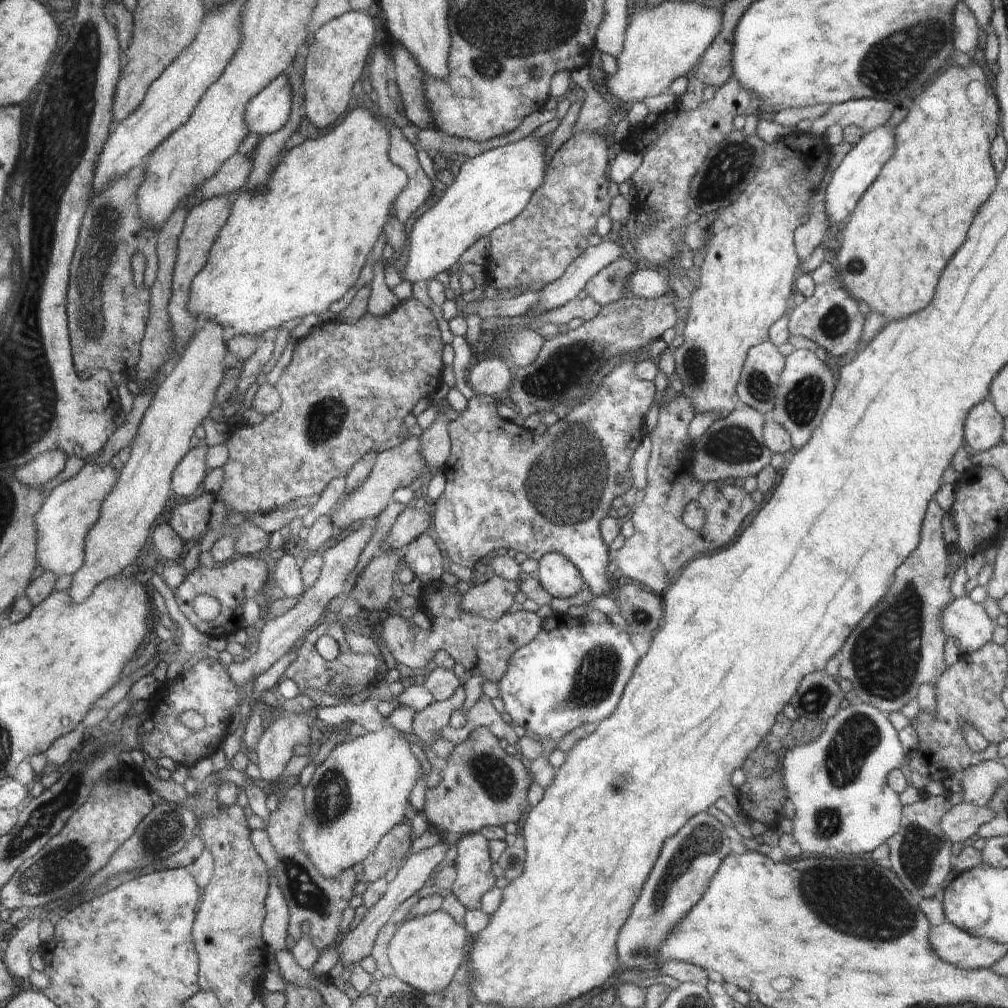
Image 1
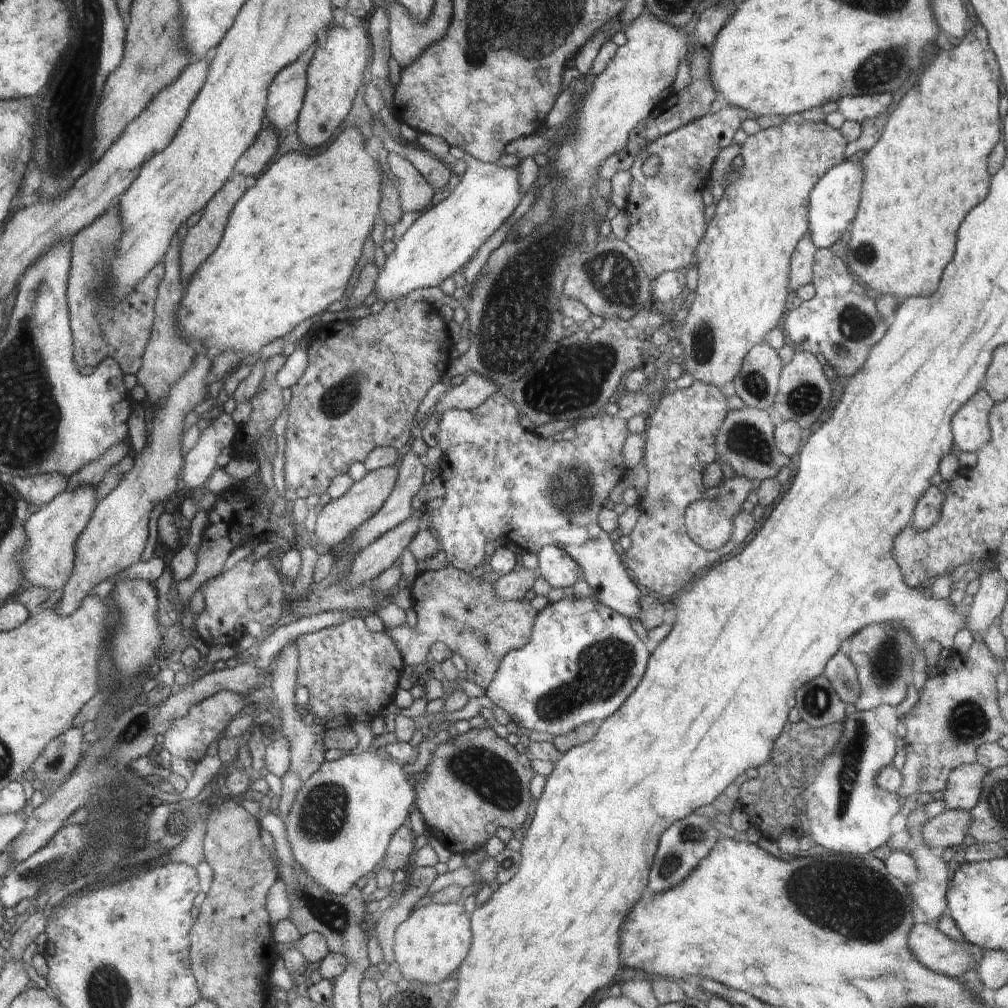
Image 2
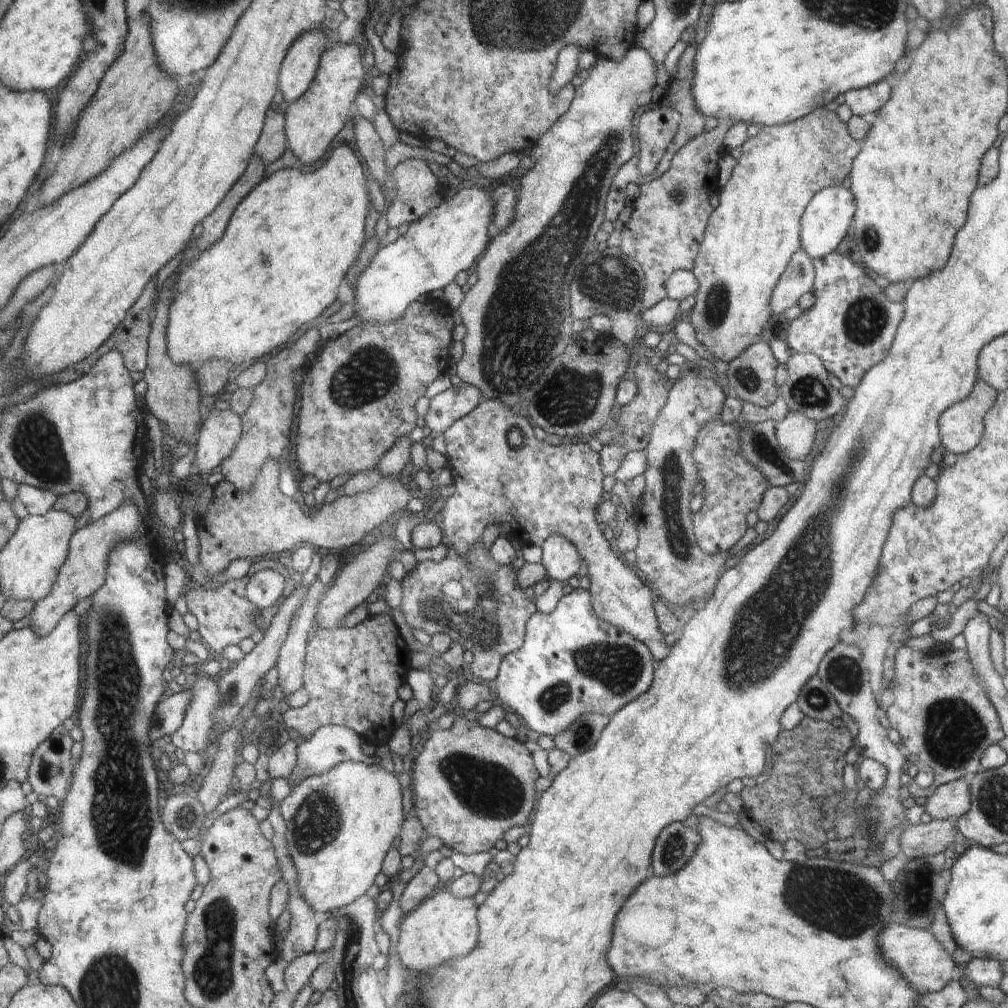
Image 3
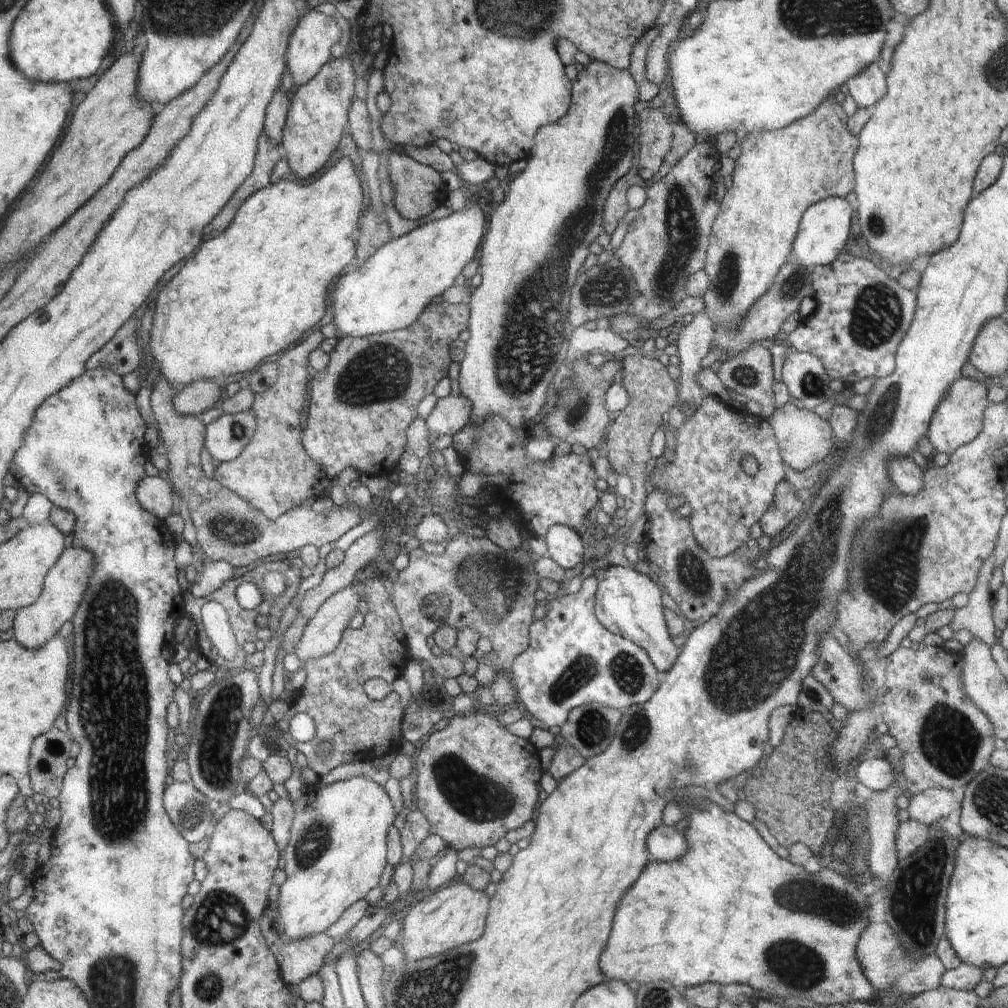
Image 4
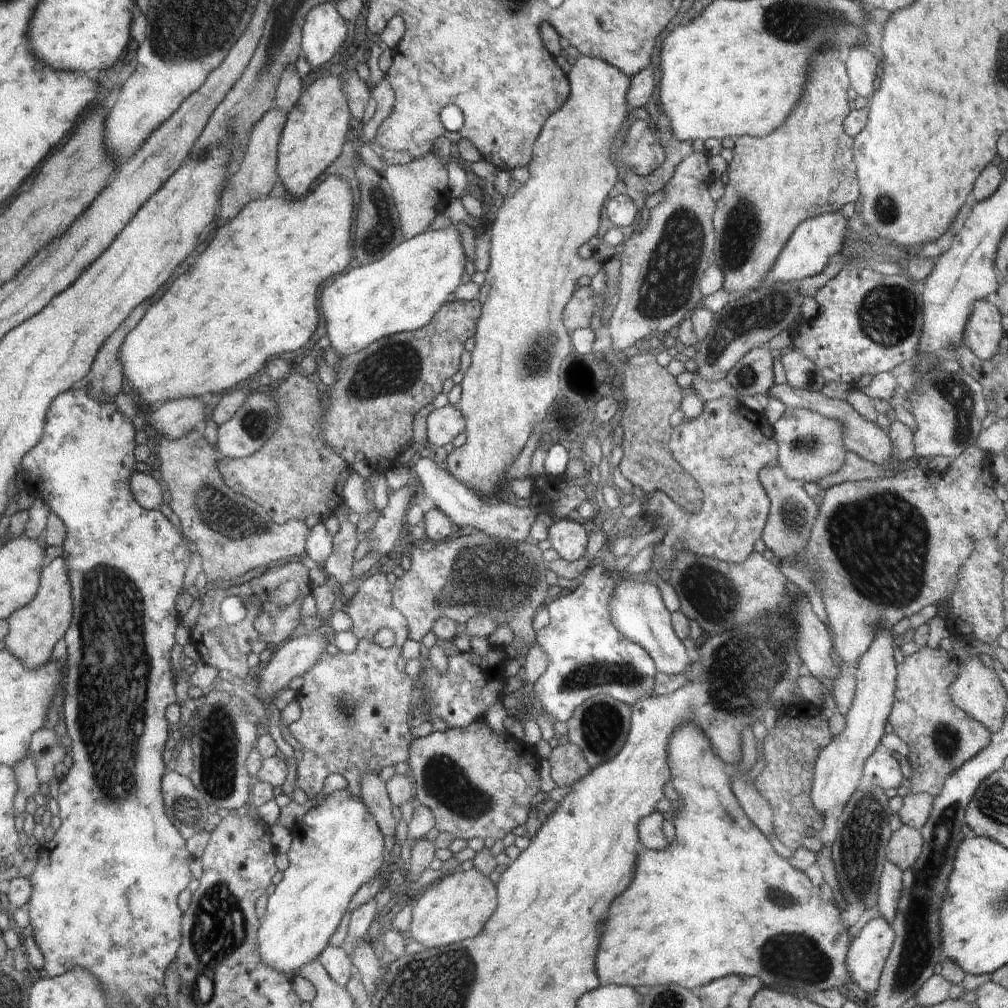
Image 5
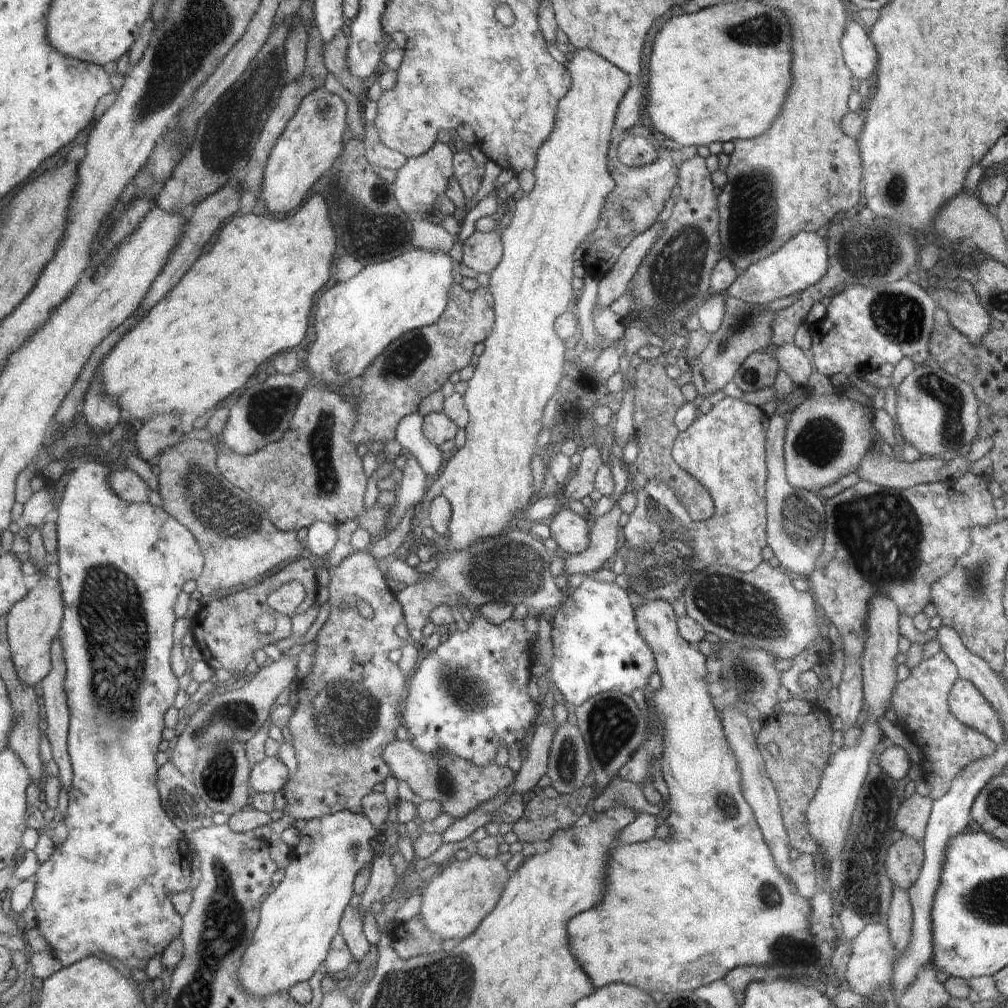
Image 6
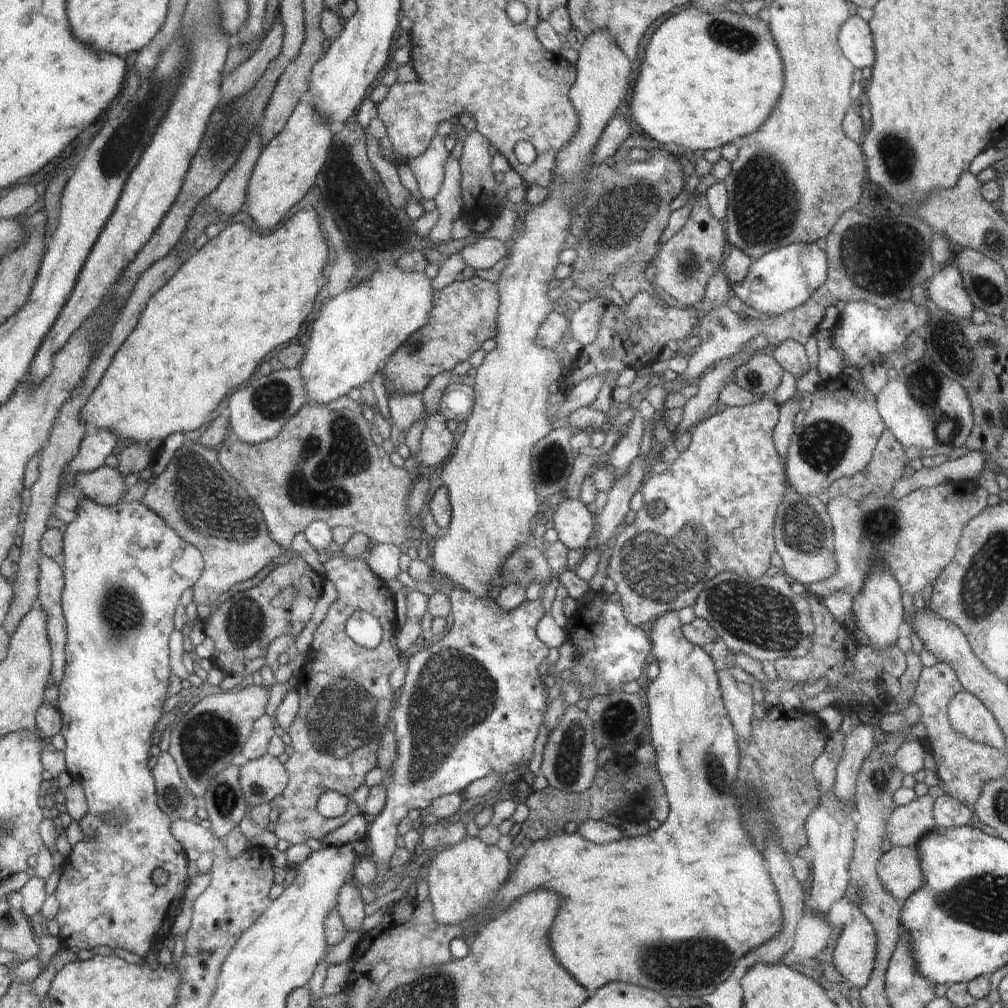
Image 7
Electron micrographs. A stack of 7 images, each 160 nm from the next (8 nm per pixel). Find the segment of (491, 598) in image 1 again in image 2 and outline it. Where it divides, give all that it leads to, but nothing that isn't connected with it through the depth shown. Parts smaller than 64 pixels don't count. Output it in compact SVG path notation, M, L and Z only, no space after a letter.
M515 566L493 584L493 594L503 601L524 600L526 592L533 588L538 573L523 566Z

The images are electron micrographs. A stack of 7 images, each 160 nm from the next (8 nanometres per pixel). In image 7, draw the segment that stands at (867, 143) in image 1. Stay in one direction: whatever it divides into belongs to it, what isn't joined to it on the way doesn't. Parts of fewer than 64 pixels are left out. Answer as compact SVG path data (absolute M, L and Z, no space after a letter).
M793 243L789 247L768 252L753 261L746 277L731 286L732 295L746 306L762 312L764 317L784 315L784 312L803 307L827 281L827 254L817 244Z

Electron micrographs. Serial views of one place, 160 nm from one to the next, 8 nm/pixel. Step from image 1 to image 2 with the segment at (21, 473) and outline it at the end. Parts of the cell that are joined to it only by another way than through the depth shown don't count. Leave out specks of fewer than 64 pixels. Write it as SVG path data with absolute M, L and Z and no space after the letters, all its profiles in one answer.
M55 473L52 475L38 475L33 477L12 477L12 486L15 486L16 492L20 497L28 502L28 504L38 504L38 506L46 506L55 496L67 492L67 481L64 475Z

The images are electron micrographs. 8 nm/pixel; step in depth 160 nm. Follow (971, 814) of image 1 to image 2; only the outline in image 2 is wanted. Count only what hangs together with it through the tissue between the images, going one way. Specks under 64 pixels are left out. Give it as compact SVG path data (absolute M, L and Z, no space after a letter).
M946 809L923 824L921 835L930 848L957 848L968 834L971 823L969 811Z

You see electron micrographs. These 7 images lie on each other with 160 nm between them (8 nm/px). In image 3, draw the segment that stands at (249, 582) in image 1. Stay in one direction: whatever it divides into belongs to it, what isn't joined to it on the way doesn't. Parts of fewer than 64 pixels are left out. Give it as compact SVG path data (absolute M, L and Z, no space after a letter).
M260 558L255 560L249 570L249 573L240 580L231 580L217 588L210 588L206 585L189 586L185 590L185 597L188 600L188 612L195 615L198 621L197 631L202 636L203 642L212 652L214 657L220 659L222 651L226 646L240 644L241 640L252 636L257 630L261 630L259 626L252 621L252 612L257 611L256 606L249 601L245 595L245 588L253 574L264 569L274 569L278 574L281 574L285 580L284 597L287 597L296 587L292 580L292 571L286 568L279 559L275 558Z

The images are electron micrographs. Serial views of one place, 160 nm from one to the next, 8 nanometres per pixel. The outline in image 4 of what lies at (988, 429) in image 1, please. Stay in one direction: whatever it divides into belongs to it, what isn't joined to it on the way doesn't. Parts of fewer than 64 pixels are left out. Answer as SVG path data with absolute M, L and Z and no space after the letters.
M962 377L955 380L940 399L931 418L926 437L936 452L951 455L959 446L972 442L983 429L983 414L989 402L987 388L976 378Z

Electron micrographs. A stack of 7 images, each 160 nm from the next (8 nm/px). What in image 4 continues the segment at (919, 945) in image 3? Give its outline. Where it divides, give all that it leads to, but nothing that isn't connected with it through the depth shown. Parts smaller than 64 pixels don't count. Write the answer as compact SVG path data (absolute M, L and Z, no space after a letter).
M872 923L864 929L857 944L857 956L863 966L863 973L867 975L875 990L902 989L904 992L922 992L934 990L941 986L940 979L946 970L940 959L934 955L927 955L922 961L908 959L895 937L895 932L888 923Z

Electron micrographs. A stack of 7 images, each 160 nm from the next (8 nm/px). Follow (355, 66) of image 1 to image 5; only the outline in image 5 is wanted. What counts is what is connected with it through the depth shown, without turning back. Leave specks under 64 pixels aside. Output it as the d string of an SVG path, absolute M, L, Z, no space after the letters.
M322 74L316 78L287 114L278 152L278 176L290 196L304 197L314 180L340 156L350 128L349 102L342 92L342 80L336 75Z

